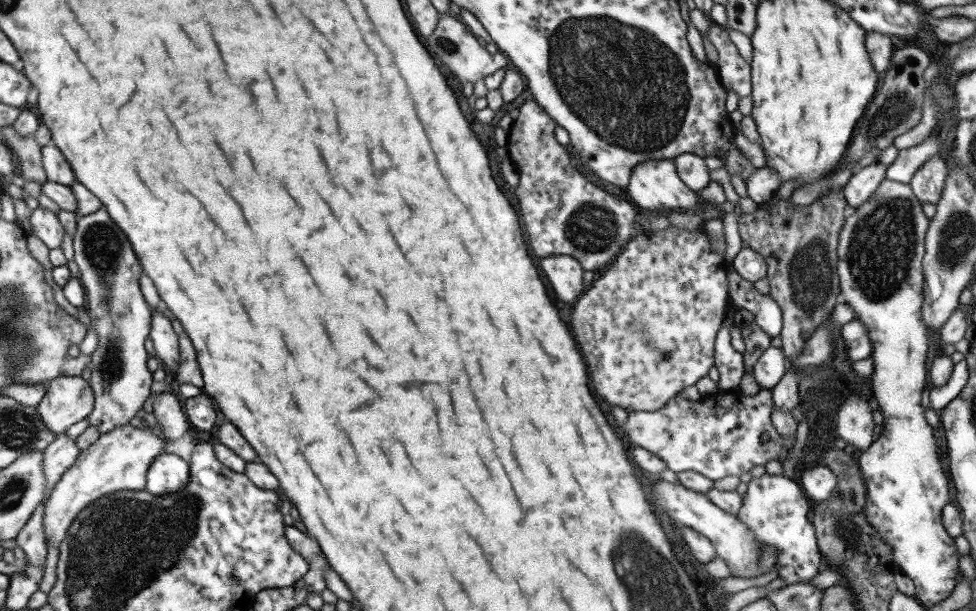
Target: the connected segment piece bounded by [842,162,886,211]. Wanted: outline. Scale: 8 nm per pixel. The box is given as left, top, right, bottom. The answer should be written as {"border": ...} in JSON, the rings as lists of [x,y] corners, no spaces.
{"border":[[[874,162],[854,170],[847,183],[842,186],[849,211],[858,208],[877,190],[879,183],[885,179],[885,168],[883,163]]]}

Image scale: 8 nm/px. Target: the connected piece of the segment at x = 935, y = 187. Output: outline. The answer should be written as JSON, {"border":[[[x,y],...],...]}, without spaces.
{"border":[[[931,156],[915,170],[908,185],[920,204],[935,204],[943,191],[945,177],[947,177],[946,164],[942,158]]]}

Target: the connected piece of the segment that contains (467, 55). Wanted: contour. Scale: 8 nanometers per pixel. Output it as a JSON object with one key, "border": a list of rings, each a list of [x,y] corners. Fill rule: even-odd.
{"border":[[[439,15],[433,34],[427,36],[427,40],[423,40],[423,46],[427,48],[427,52],[431,52],[431,56],[435,54],[435,58],[451,70],[460,82],[475,83],[475,81],[494,74],[499,68],[509,66],[507,58],[500,52],[489,54],[485,47],[479,45],[475,36],[469,31],[469,28],[449,15]]]}

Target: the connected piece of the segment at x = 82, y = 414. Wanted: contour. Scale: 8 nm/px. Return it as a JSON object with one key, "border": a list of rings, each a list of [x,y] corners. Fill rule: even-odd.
{"border":[[[61,375],[51,379],[35,410],[45,427],[55,433],[83,420],[92,408],[92,390],[87,380],[79,376]]]}

